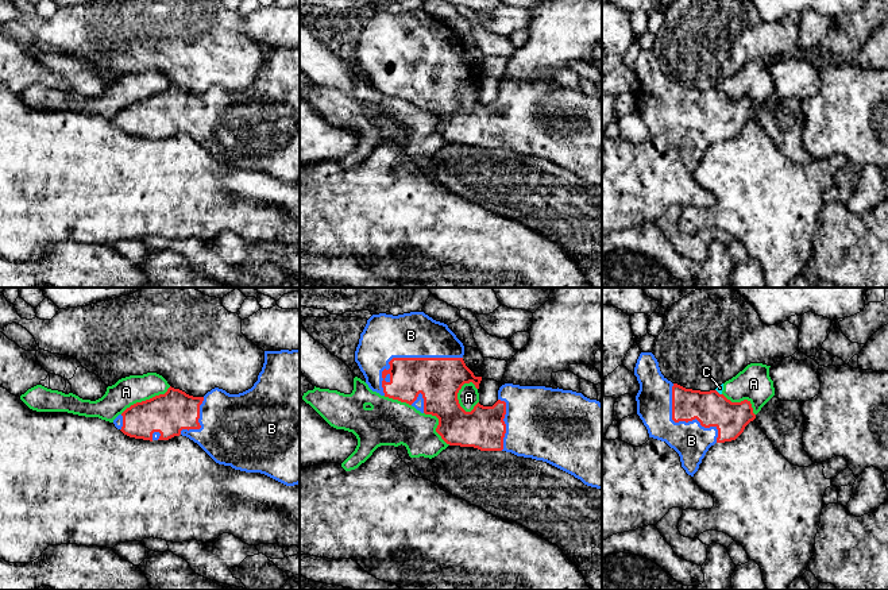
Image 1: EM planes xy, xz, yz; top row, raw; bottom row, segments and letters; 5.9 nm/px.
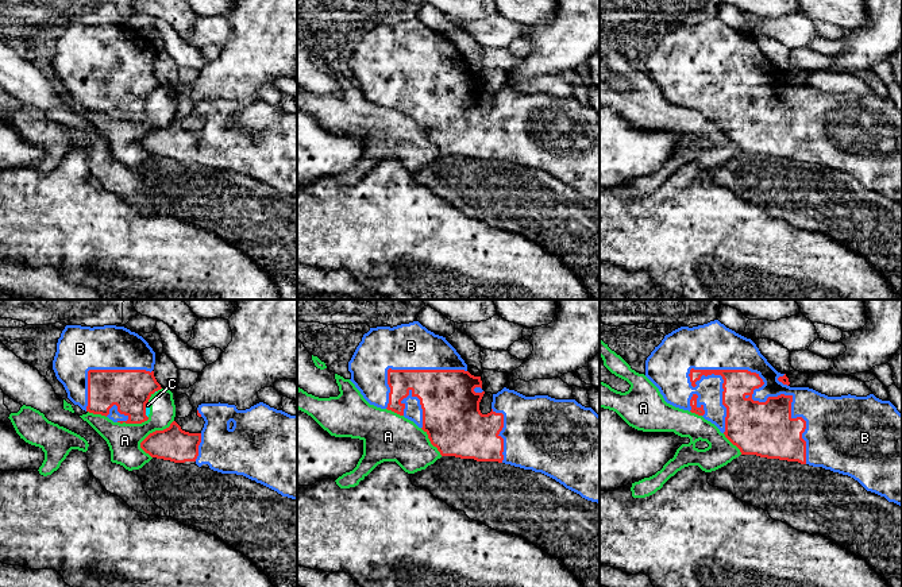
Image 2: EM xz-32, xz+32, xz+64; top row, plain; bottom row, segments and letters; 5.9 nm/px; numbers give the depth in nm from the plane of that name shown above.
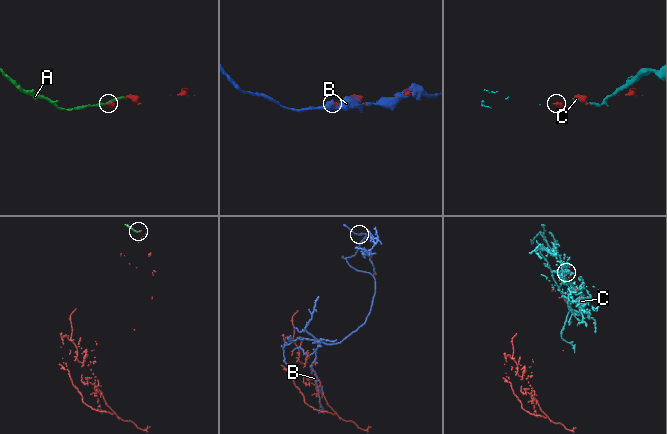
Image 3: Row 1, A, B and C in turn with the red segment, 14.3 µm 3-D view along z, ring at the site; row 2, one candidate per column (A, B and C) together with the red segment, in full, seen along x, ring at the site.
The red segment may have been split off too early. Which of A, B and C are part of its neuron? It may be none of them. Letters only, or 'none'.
B

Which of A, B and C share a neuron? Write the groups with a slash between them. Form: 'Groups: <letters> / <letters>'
Groups: A C / B

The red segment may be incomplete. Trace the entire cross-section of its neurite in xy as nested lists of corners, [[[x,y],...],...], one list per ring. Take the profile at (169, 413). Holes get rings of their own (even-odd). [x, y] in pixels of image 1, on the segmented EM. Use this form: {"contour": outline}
{"contour": [[[300,348],[265,351],[265,363],[254,386],[239,394],[215,387],[204,397],[193,397],[169,387],[165,394],[136,402],[119,414],[113,424],[124,435],[143,440],[169,440],[186,436],[197,443],[216,463],[246,473],[265,474],[286,486],[300,483]]]}

